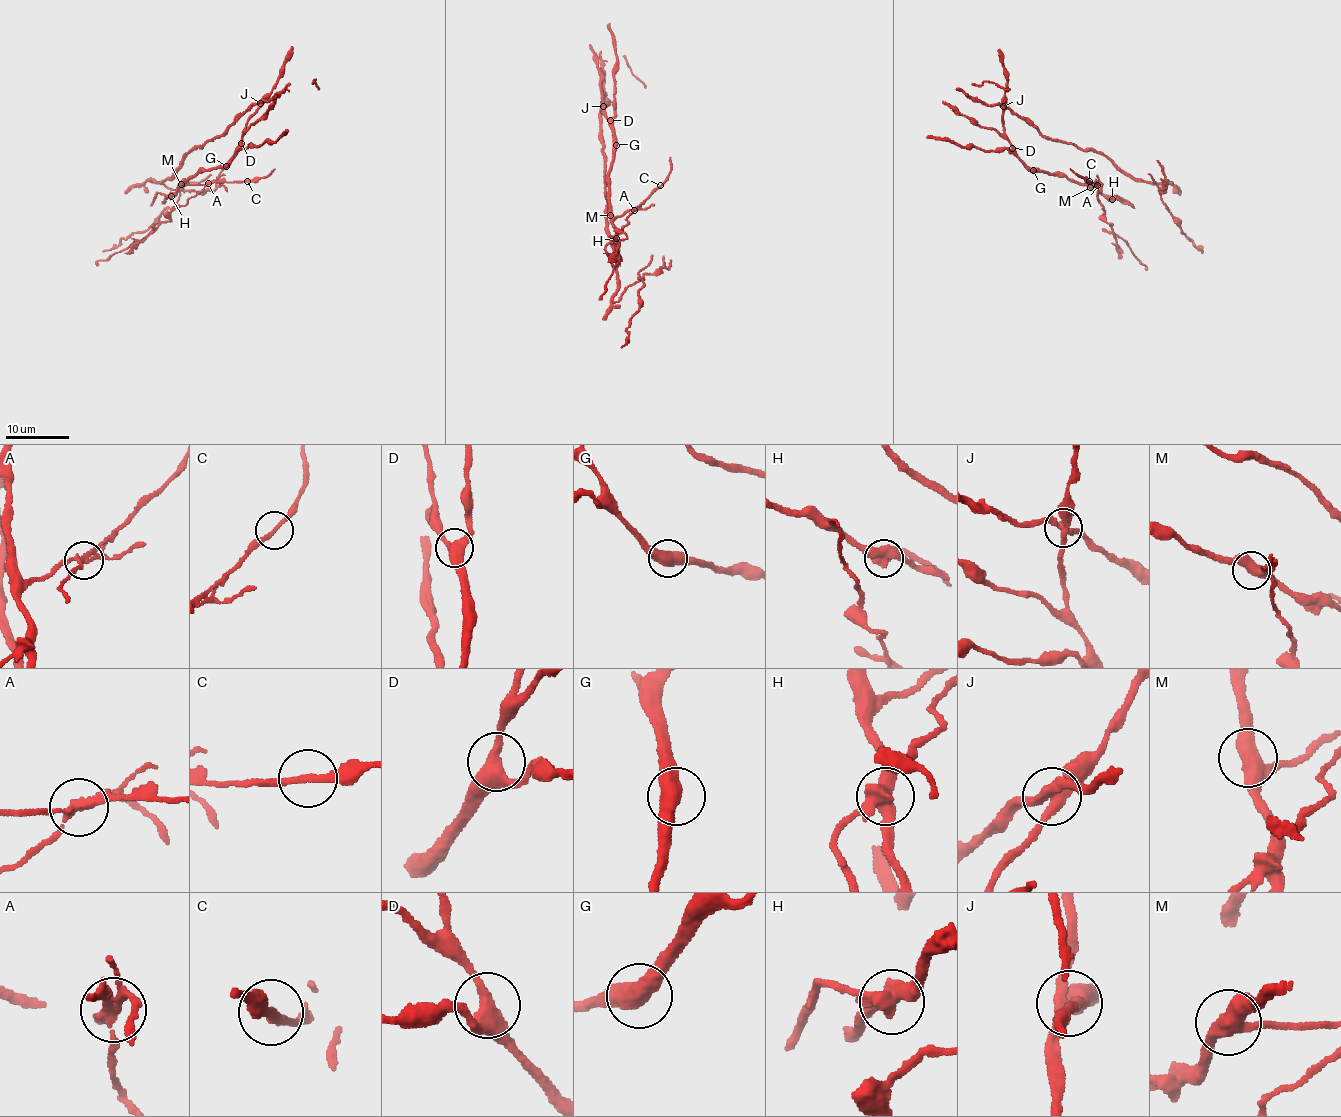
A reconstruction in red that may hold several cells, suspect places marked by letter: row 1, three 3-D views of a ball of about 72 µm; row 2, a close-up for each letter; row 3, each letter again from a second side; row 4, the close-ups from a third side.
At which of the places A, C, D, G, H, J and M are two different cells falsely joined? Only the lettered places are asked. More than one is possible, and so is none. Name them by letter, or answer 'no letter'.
A, H, J

